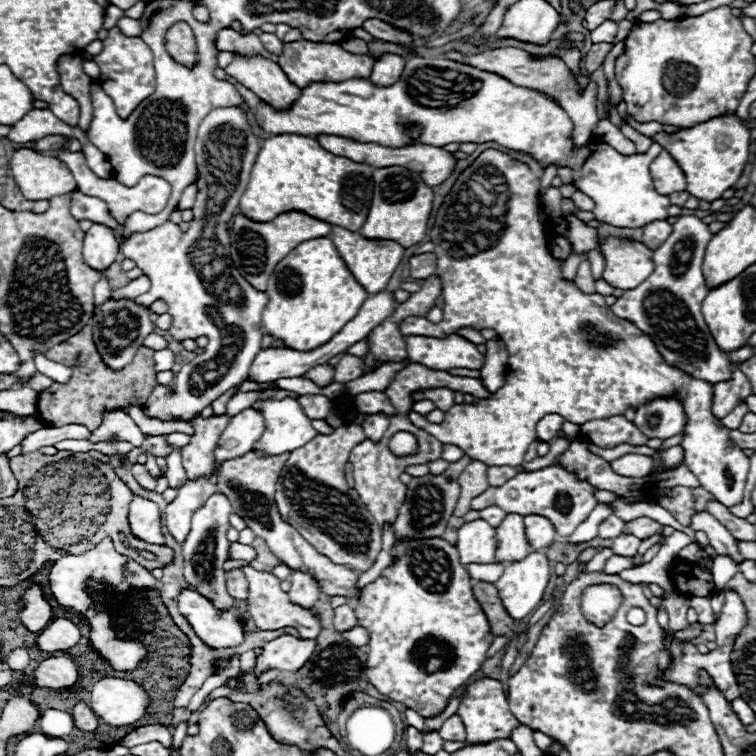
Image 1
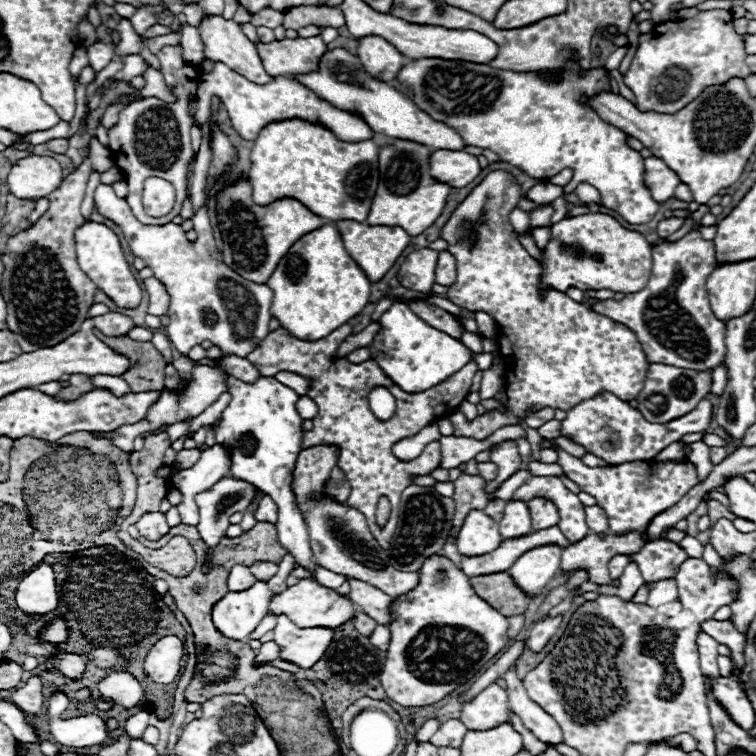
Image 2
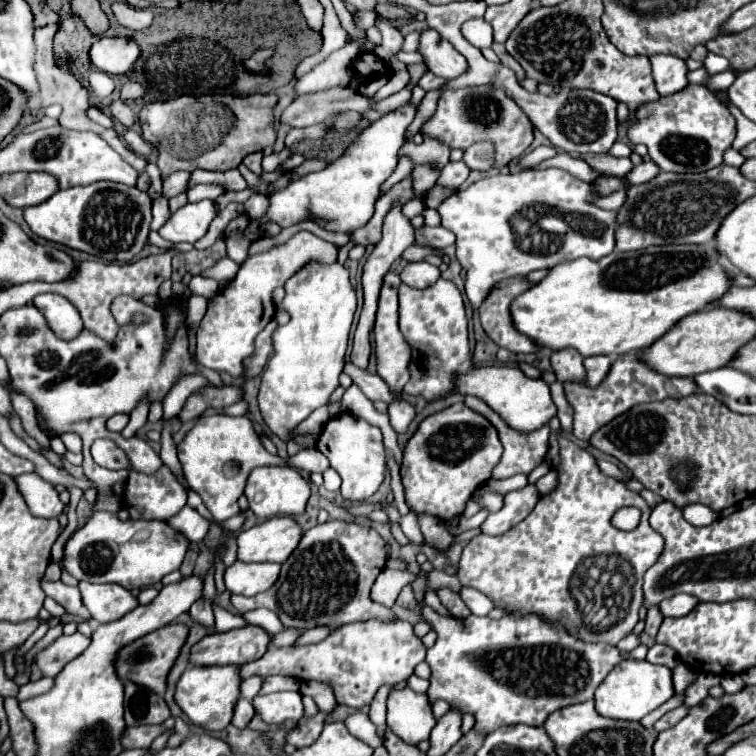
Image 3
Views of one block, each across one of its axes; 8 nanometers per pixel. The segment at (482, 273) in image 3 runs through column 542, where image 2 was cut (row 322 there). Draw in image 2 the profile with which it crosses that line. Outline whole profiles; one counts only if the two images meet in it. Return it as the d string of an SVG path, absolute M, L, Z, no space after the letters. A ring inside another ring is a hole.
M100 184L94 192L94 208L104 218L112 220L124 236L130 252L146 262L170 296L168 308L168 338L172 346L180 352L188 352L192 346L210 340L222 350L222 356L236 354L246 358L266 336L270 322L272 290L266 284L254 284L222 262L222 252L216 248L214 230L208 218L206 204L194 214L194 230L198 232L196 242L188 242L182 226L146 226L140 224L128 202L118 198L108 184ZM212 312L216 316L212 316Z

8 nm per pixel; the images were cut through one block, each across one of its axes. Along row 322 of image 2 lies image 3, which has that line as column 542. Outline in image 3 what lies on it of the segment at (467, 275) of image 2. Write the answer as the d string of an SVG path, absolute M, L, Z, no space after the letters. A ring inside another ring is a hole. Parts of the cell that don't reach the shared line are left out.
M566 436L560 438L560 460L558 488L542 496L536 508L522 522L502 536L480 534L468 542L460 558L458 580L462 586L480 590L494 602L494 608L506 610L512 616L536 614L546 622L558 622L568 634L582 642L616 646L638 622L638 610L644 604L644 572L660 558L664 538L648 524L650 506L636 492L628 490L614 478L600 474L594 456L570 442ZM622 506L634 506L642 512L638 528L622 532L610 524L612 514Z

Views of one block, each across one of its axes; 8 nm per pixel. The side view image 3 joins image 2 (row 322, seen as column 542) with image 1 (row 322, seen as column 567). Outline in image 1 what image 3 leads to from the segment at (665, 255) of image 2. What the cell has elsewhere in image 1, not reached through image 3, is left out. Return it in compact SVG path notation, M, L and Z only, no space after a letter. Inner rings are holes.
M678 216L672 226L674 230L670 238L654 250L656 268L650 278L646 278L642 286L626 290L622 298L618 298L610 306L610 310L648 334L656 344L660 356L670 366L710 384L728 382L732 378L728 354L718 348L700 310L702 300L708 294L706 278L702 274L702 262L706 246L712 240L712 232L708 224L704 224L696 216Z

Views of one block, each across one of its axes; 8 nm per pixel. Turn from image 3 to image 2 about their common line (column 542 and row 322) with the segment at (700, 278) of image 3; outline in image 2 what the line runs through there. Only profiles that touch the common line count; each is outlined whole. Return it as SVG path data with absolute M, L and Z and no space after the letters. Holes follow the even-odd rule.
M330 224L302 236L278 262L266 282L274 292L270 314L300 340L320 340L360 314L368 304L372 282L344 250L338 230Z

